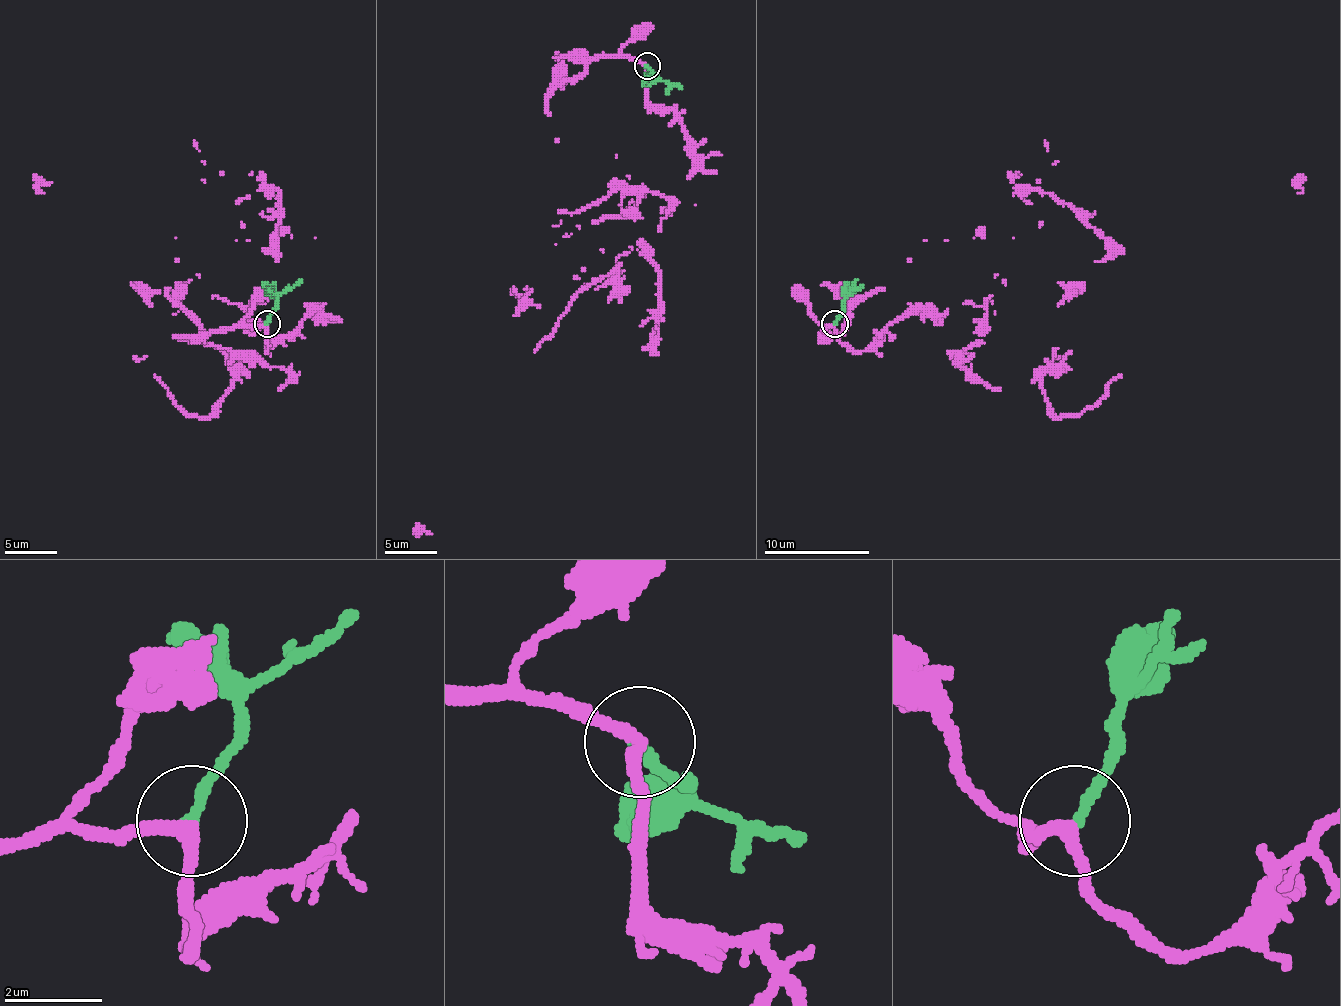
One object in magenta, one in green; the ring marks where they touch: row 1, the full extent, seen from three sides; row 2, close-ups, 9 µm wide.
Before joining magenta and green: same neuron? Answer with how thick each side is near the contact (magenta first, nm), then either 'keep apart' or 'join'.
240 nm thick on the magenta side, 220 nm on the other; join

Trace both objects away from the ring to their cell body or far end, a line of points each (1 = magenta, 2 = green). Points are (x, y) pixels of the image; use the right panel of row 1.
1: (834, 324), (842, 343), (868, 351), (889, 324), (984, 303), (1002, 280), (1058, 303), (1303, 182)
2: (834, 324), (842, 311), (842, 301), (858, 280)

